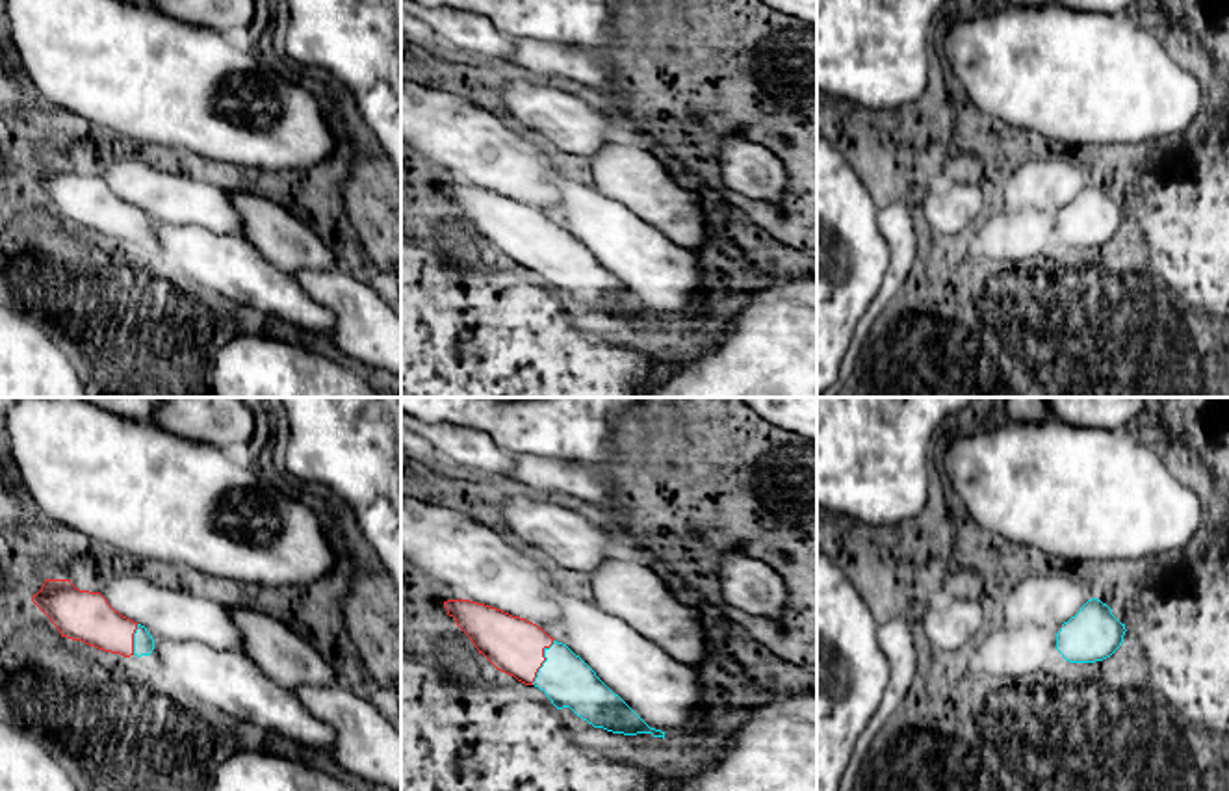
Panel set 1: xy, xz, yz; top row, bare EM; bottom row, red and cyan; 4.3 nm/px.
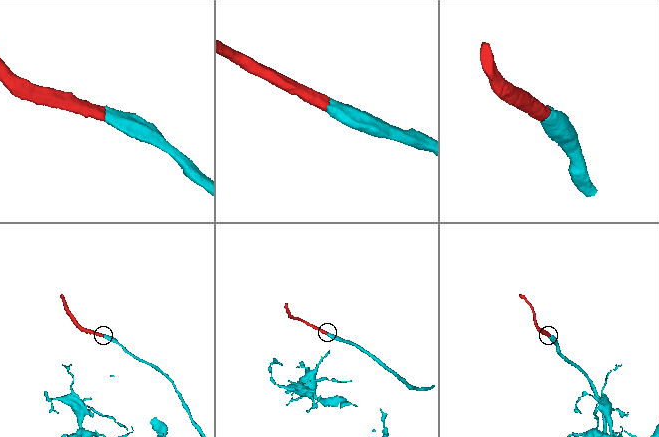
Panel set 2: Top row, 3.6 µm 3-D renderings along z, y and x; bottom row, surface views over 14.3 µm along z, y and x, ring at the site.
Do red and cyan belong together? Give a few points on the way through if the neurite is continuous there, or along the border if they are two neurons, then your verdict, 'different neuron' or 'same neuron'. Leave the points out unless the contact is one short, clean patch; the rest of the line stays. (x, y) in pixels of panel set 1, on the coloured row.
across xz (513, 645), (543, 661), (569, 682) | same neuron

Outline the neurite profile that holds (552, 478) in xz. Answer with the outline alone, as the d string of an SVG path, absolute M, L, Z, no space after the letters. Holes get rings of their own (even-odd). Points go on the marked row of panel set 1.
M518 455L507 485L546 498L574 496L603 509L616 503L616 486L605 472L564 459Z

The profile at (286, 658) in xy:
M230 607L230 618L241 633L241 650L278 685L293 691L336 681L327 657L295 633L280 611Z

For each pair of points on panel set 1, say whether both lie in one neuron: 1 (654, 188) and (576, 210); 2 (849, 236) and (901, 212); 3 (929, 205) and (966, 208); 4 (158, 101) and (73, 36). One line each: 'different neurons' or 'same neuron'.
1: different neurons
2: different neurons
3: same neuron
4: same neuron

